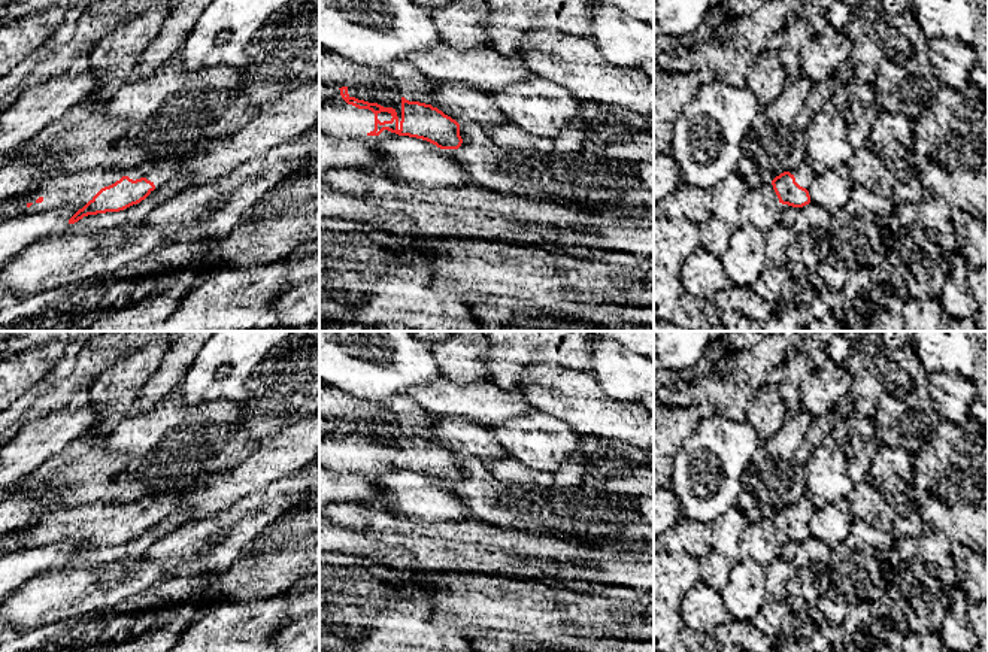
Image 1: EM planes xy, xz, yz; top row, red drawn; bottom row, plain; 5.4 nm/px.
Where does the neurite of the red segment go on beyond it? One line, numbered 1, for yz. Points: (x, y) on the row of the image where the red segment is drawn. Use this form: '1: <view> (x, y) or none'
1: none

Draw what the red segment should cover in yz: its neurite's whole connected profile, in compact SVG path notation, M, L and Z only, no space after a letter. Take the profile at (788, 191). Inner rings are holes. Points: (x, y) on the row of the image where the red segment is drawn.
M784 172L772 181L779 203L803 207L810 203L809 191L795 182L794 175Z

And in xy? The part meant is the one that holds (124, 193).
M122 176L115 184L101 188L69 219L69 224L75 224L88 215L124 210L145 200L154 189L154 182L146 178L133 181L128 176Z

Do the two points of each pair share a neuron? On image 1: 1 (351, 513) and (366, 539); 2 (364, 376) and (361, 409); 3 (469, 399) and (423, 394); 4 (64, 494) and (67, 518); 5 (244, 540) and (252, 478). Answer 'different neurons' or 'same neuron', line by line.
1: different neurons
2: different neurons
3: same neuron
4: different neurons
5: different neurons

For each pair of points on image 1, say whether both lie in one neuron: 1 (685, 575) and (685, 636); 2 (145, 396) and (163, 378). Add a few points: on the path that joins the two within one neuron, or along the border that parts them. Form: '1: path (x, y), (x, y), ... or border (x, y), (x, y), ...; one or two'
1: path (672, 590), (672, 621); one
2: path (149, 391), (158, 382); one

